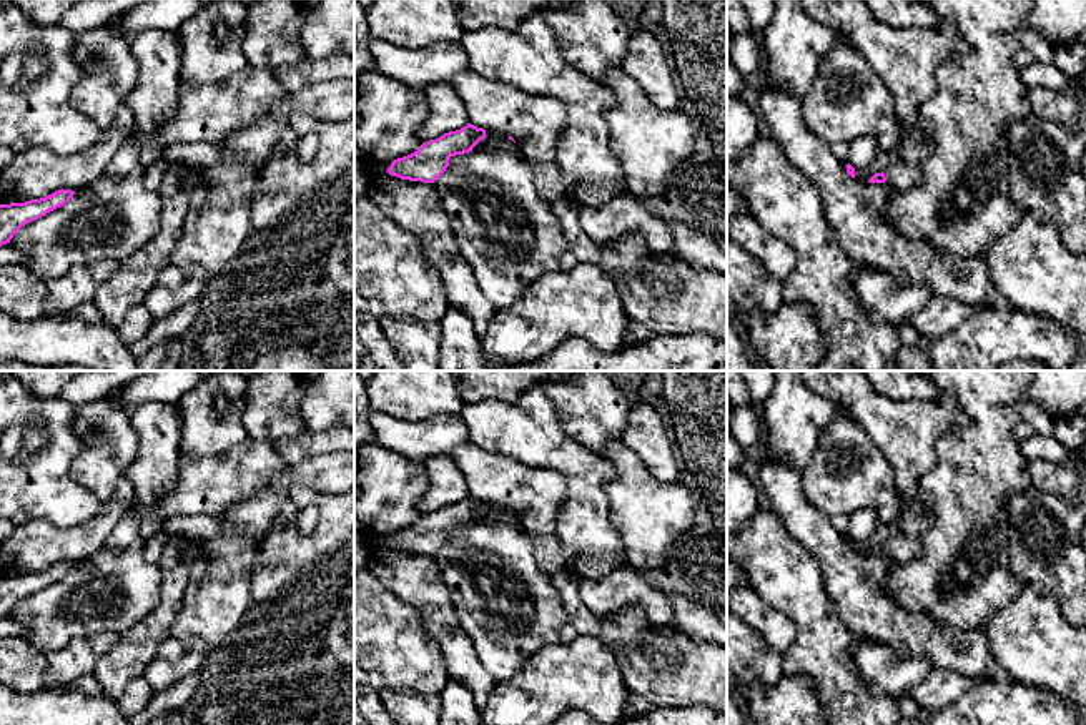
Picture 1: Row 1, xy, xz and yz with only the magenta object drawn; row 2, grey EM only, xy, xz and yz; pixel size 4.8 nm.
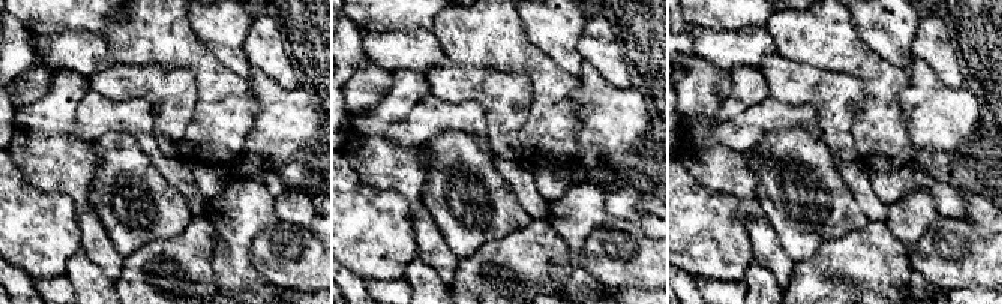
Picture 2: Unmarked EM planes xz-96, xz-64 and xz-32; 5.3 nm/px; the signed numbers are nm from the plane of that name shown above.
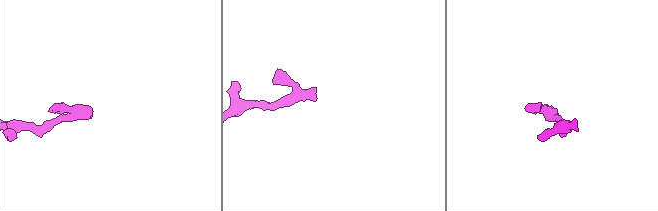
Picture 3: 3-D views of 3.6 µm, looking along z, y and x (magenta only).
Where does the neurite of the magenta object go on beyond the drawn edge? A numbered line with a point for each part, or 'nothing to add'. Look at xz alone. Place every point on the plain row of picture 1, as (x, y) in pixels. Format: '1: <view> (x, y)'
nothing to add

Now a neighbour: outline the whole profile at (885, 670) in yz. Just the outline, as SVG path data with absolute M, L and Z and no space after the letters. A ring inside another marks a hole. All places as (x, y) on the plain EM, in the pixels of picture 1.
M873 640L858 644L855 663L863 685L873 695L890 697L910 692L933 670L926 658L906 657L898 649Z

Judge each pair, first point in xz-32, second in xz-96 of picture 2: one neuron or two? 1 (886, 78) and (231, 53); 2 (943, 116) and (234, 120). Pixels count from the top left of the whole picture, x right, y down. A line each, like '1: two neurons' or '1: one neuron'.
1: two neurons
2: two neurons

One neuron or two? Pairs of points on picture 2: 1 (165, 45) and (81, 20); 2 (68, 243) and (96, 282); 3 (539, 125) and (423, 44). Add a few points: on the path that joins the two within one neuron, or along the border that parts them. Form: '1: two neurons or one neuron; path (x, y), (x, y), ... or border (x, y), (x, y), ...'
1: two neurons; border (113, 15), (111, 21), (99, 33)
2: two neurons; border (80, 247), (69, 259), (65, 274)
3: two neurons; border (431, 32), (447, 60)

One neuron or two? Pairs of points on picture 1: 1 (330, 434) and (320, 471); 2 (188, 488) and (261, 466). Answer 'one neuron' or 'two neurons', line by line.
1: two neurons
2: one neuron

